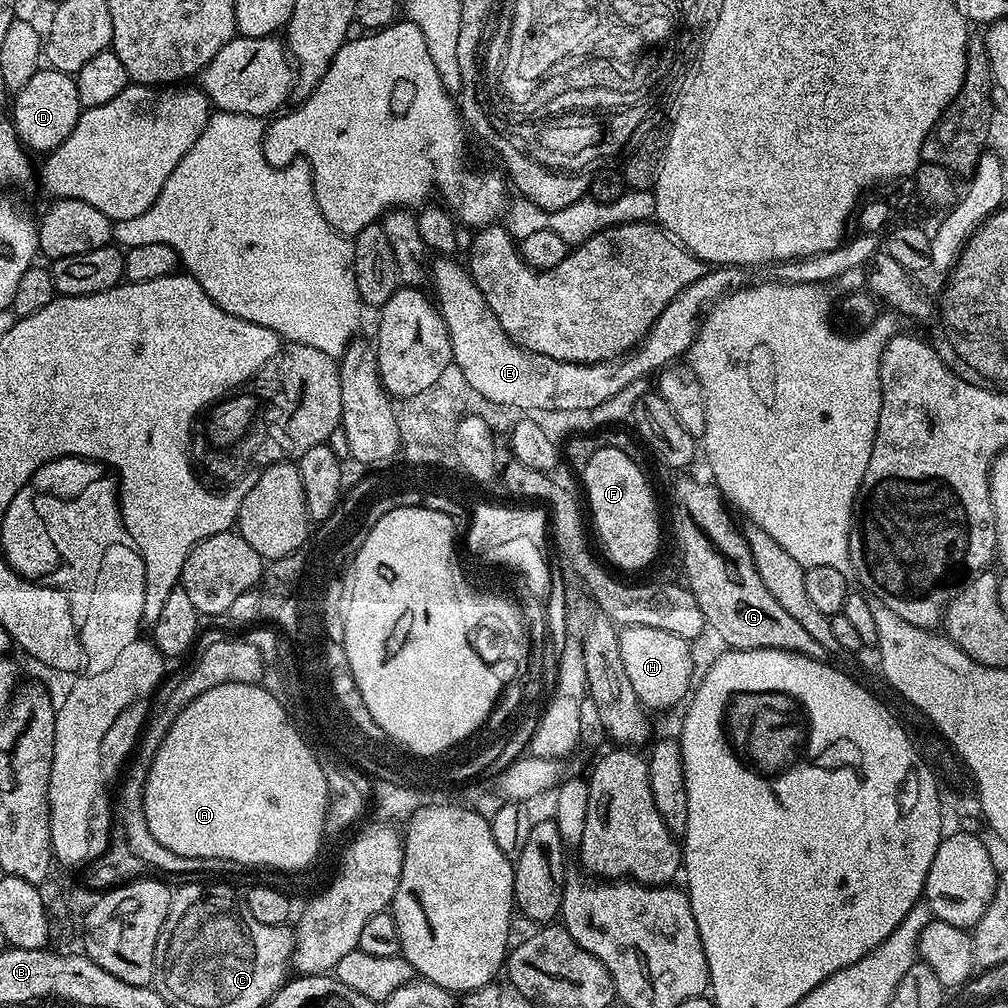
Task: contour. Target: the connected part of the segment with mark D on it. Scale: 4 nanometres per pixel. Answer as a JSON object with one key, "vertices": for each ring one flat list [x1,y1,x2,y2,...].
{"vertices":[[47,66,33,74,26,86,15,93,10,104,12,125,16,127,20,143,39,154,52,152,73,139,81,111,75,79,67,72]]}

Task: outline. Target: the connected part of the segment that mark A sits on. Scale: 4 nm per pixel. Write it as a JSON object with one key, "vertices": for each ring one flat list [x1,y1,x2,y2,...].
{"vertices":[[223,684,214,686,214,690,206,690,206,694,198,694,198,698,194,698,194,702,190,702,190,706,186,706,178,718,174,718,170,730,159,737,154,762,144,783,146,826,150,826,150,834,154,834,154,838,166,846,166,850,174,850,174,854,186,858,222,860,229,865,261,864,264,868,281,868,279,871,284,874,296,874,316,864,320,842,325,839,324,819,327,818,328,801,326,777,316,760,312,745,301,738,287,710,274,698,274,694,260,684]]}

